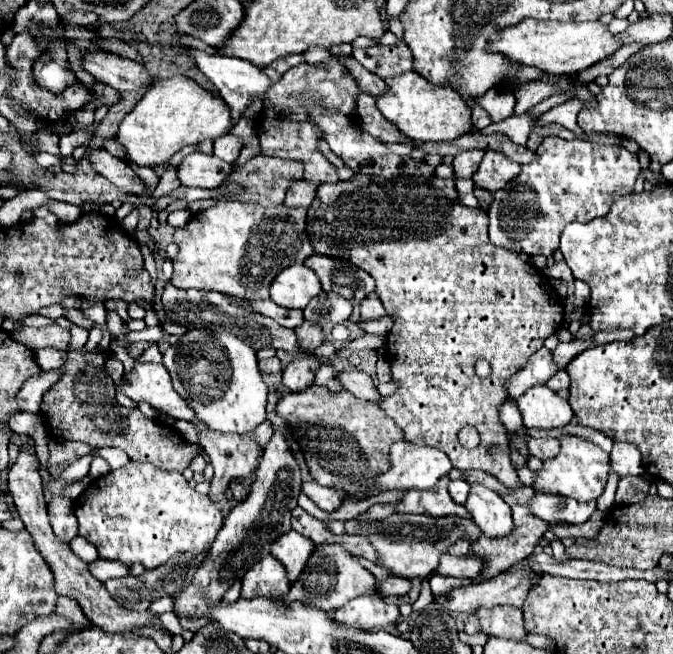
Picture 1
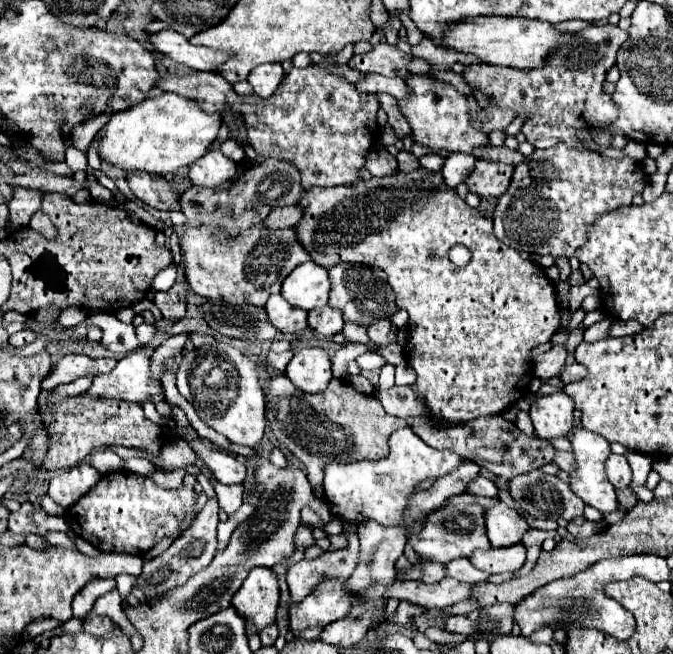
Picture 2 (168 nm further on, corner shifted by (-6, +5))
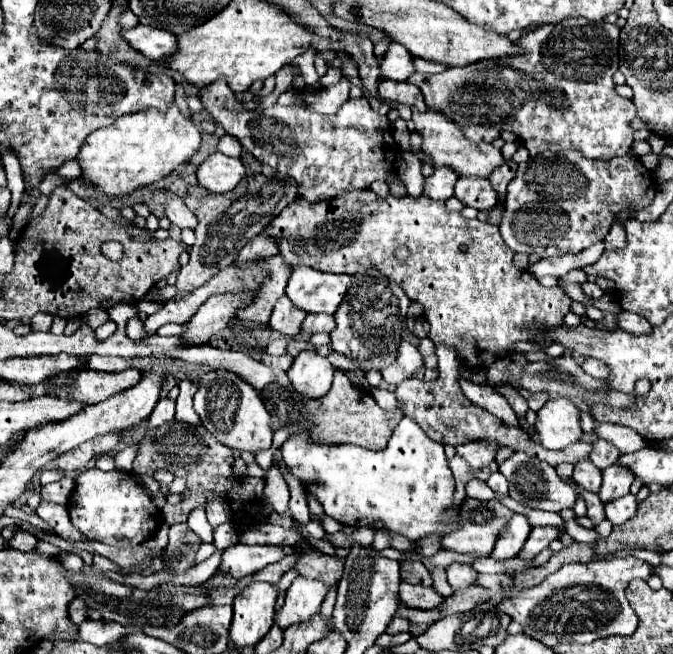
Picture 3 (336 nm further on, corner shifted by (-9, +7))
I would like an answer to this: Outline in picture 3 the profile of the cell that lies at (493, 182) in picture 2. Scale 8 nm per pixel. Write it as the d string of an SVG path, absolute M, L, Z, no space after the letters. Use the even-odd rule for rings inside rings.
M460 177L456 187L454 187L454 195L470 207L476 209L492 209L498 203L498 193L492 187L492 183L484 177Z

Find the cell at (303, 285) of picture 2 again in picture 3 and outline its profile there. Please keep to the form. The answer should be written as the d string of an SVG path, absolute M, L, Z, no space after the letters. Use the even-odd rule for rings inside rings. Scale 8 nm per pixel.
M296 267L288 279L286 295L306 313L334 313L346 295L350 275L322 273L312 267Z

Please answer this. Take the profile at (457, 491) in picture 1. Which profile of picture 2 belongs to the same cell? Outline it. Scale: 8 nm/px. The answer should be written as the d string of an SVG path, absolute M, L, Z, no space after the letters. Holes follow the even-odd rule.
M477 477L477 479L469 485L467 493L473 493L473 495L483 495L483 497L497 497L497 495L499 495L499 489L497 489L497 485L495 485L491 479Z

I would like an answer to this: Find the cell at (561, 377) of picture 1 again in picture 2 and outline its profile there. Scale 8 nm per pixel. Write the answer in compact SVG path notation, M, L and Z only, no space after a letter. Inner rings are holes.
M575 361L573 365L567 365L561 371L561 381L563 383L573 383L573 381L581 381L585 375L587 375L587 369Z

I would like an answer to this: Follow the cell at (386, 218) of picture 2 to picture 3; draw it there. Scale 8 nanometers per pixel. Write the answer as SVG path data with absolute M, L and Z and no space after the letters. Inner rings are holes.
M366 189L366 191L346 191L346 195L336 195L328 201L318 201L318 203L310 203L306 201L304 197L298 197L294 199L266 229L270 235L278 237L280 239L280 255L290 261L292 267L300 267L300 265L308 265L312 269L318 269L318 271L328 271L328 273L356 273L360 269L366 269L366 267L376 267L378 271L382 271L386 277L390 277L394 283L402 285L402 291L406 293L406 297L410 301L418 301L422 307L424 307L424 321L428 321L430 325L430 331L428 331L428 337L432 339L434 345L446 345L450 347L456 355L458 355L458 363L464 367L464 369L488 369L490 365L494 365L496 361L502 361L510 355L510 351L514 351L516 343L520 341L534 341L538 335L540 335L540 329L554 329L554 327L560 327L564 323L564 315L570 311L570 297L556 285L556 287L544 287L538 283L538 279L528 271L528 269L520 269L514 265L514 251L510 251L510 247L506 247L506 243L502 241L500 237L500 231L496 225L492 223L484 223L484 221L478 221L478 219L466 219L462 217L462 213L456 213L456 211L448 211L446 209L446 203L444 201L436 201L436 199L430 199L428 195L420 195L420 197L410 197L410 195L404 195L404 197L394 197L394 195L388 195L384 199L380 199L374 191ZM396 247L408 247L410 249L410 257L406 261L398 261L394 257L394 249Z

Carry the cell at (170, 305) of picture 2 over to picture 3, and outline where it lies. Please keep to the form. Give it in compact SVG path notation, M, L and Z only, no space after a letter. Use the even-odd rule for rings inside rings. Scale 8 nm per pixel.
M278 173L246 175L238 187L224 195L212 195L204 187L188 187L184 203L196 215L196 243L192 245L192 257L186 267L180 269L176 279L178 295L192 293L210 277L214 277L222 267L228 267L238 257L240 249L268 227L268 223L280 215L280 211L298 197L298 183L292 177L282 177Z

